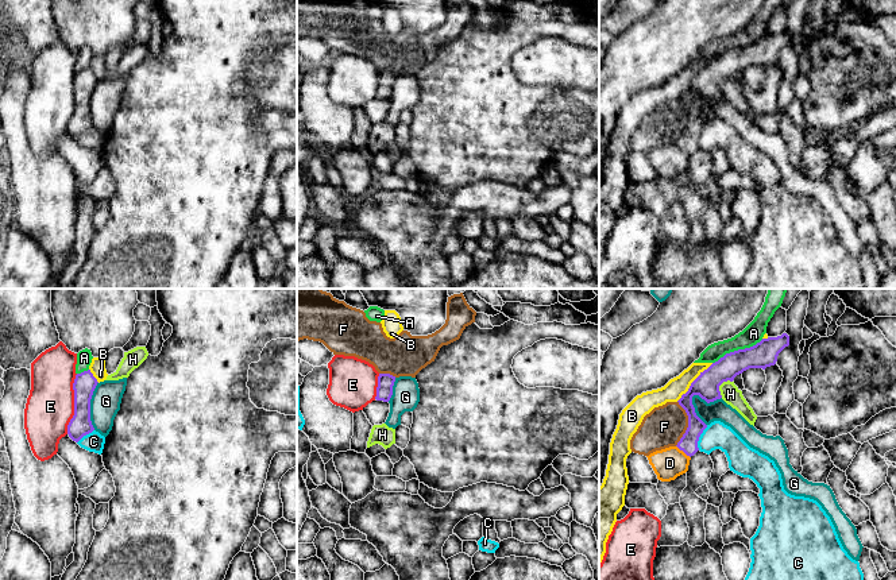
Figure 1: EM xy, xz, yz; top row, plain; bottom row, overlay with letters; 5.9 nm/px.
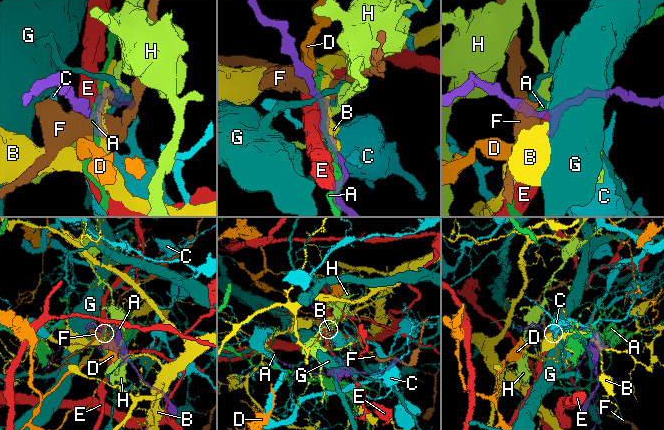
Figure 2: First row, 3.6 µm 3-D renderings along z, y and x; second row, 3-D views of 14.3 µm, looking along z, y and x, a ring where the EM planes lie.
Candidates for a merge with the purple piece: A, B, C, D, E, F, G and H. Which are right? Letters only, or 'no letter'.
D

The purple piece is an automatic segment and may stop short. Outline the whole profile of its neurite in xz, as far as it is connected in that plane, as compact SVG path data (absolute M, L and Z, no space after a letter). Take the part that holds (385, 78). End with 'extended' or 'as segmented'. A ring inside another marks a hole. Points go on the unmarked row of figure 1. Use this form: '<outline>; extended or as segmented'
M379 71L375 97L389 100L393 93L394 80L395 74L390 71Z; as segmented

